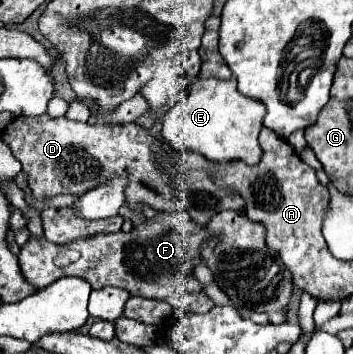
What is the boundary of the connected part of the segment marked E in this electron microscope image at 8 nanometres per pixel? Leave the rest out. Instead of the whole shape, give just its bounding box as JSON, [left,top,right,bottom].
[162,78,266,166]

